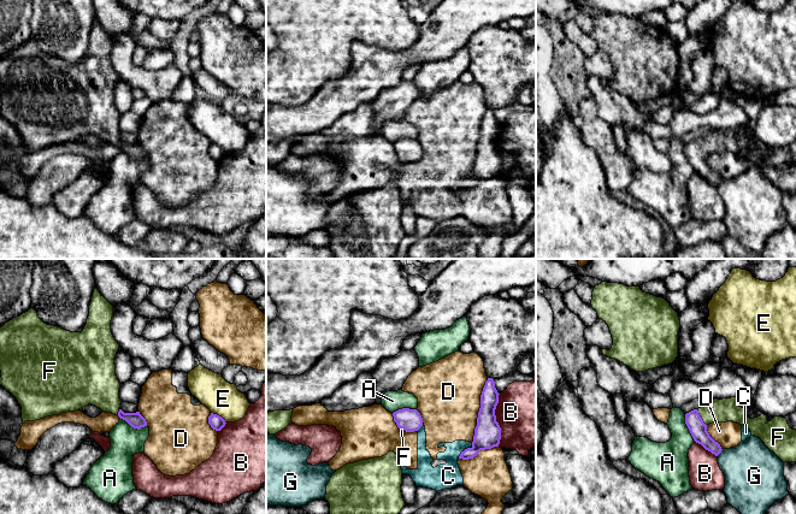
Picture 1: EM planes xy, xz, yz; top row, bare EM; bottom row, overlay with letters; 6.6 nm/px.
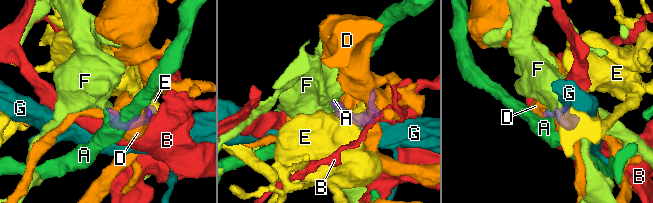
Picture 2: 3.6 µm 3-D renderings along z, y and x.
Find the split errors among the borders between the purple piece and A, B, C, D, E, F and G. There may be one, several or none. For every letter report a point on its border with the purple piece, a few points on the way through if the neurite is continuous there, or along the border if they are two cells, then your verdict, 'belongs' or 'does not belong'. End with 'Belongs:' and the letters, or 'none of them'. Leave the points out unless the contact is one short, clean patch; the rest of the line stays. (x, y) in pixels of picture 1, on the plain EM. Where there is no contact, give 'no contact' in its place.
A: contact yz (688, 158); border yz (684, 145), (687, 158), (695, 171); does not belong
B: contact xz (495, 151); does not belong
C: contact xz (465, 179); does not belong
D: contact xz (479, 141); does not belong
E: contact xy (218, 146); border xy (211, 142), (219, 146), (225, 153); does not belong
F: contact yz (701, 148); way yz (695, 154), (701, 148), (711, 142), (727, 140); belongs
G: contact yz (719, 183); does not belong
Belongs: F

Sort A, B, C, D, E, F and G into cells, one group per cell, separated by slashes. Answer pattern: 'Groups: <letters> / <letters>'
Groups: A / B / C D / E / F / G

